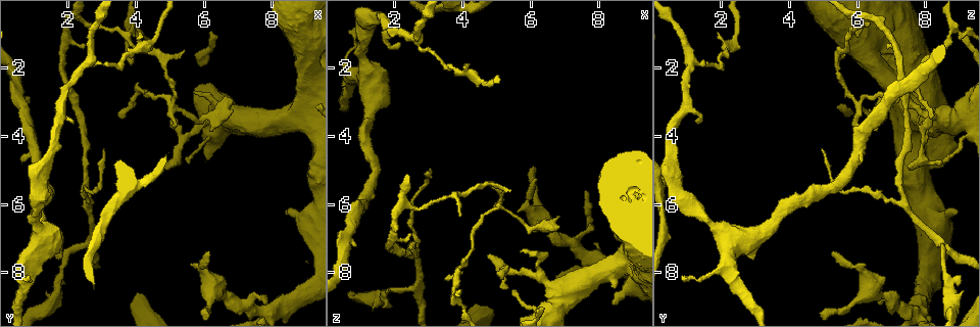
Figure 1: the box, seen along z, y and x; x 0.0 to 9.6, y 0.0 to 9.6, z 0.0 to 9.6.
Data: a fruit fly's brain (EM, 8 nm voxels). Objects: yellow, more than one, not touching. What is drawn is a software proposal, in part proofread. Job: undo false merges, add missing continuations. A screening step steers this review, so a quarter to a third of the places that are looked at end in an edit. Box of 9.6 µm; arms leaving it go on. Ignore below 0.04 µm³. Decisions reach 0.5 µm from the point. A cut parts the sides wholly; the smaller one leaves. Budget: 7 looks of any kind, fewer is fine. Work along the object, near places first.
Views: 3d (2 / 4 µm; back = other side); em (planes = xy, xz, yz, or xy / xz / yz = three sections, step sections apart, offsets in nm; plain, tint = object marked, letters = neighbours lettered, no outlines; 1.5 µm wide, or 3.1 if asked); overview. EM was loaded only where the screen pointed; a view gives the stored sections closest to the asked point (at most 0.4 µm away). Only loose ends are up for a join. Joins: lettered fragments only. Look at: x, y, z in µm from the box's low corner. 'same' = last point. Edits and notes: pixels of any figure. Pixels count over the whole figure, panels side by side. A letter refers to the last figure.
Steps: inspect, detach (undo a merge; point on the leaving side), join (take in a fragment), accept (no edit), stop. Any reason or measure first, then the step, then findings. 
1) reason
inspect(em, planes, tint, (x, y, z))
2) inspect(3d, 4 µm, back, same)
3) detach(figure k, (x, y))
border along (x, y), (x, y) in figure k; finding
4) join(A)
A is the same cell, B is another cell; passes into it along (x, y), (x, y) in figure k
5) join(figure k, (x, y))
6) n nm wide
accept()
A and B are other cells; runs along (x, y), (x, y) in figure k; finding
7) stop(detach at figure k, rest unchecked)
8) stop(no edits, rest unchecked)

inspect(em, planes, tint, (6.50, 8.65, 6.55))

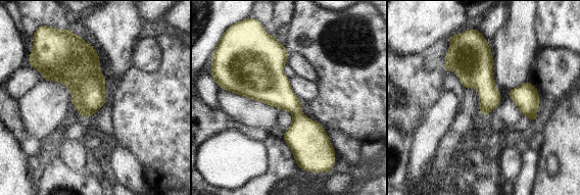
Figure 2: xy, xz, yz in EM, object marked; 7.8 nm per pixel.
what lies round it
inspect(em, planes, letters, same)

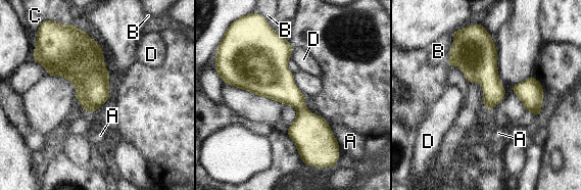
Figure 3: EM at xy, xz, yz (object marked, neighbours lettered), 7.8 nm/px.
accept()
A, B, C and D are other cells; border along (293, 49), (289, 57) in figure 3; one neuron here

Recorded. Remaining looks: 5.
thick end
inspect(em, planes, letters, (8.40, 6.25, 8.95))

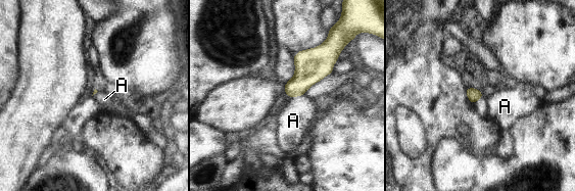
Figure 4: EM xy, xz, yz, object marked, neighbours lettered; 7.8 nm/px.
join(A)
A is the same cell; passes into it along (310, 67), (296, 95), (293, 121) in figure 4; the neuron continues

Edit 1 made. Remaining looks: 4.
thin end
inspect(em, planes, letters, (3.95, 0.75, 6.30))

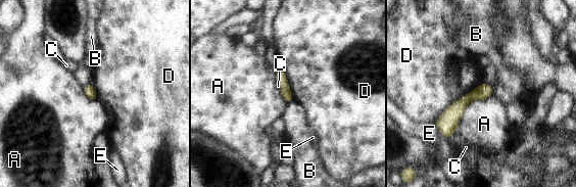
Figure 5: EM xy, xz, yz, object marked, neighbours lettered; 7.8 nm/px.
D touches over 500 nm
accept()
A, B, C, D and E are other cells; none of them fits

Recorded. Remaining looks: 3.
stop(join at figure 4, rest unchecked)

